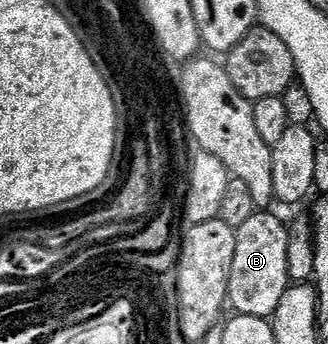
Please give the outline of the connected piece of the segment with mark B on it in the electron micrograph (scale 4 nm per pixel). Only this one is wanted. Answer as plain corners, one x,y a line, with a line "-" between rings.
257,212
236,230
234,240
234,260
230,263
230,284
228,285
228,306
236,309
241,319
268,320
274,312
278,312
278,303
286,296
289,288
290,268
286,268
286,240
288,228
285,219
280,219
272,212

